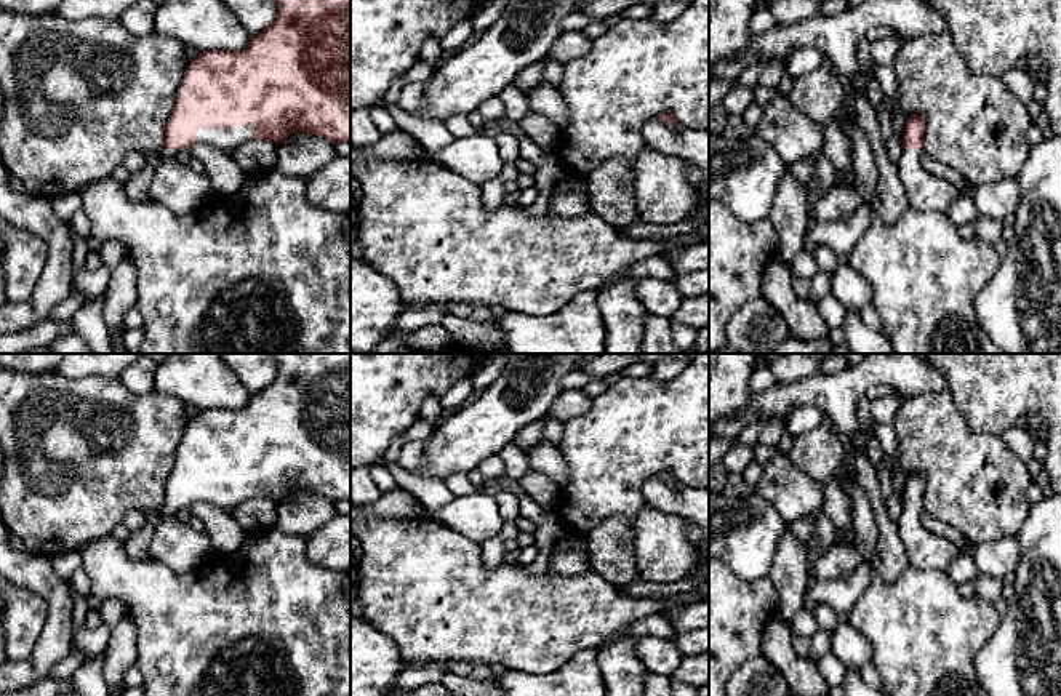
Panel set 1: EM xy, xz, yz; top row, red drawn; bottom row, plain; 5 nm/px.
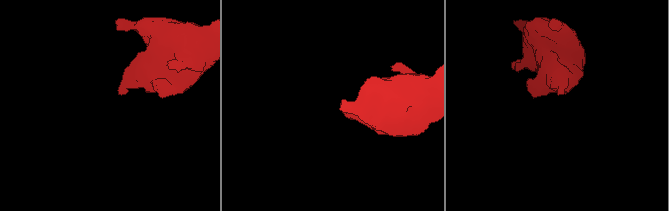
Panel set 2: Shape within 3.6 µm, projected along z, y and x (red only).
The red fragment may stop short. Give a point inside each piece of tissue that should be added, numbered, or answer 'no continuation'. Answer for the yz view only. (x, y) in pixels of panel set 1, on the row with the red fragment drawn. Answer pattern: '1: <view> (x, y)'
1: yz (927, 192)

